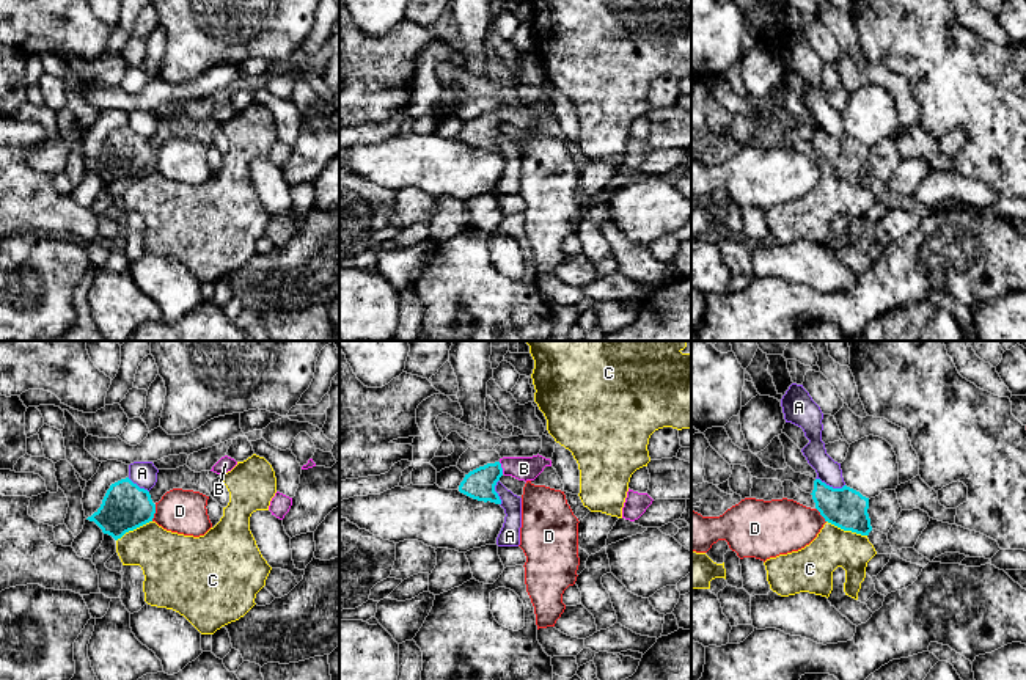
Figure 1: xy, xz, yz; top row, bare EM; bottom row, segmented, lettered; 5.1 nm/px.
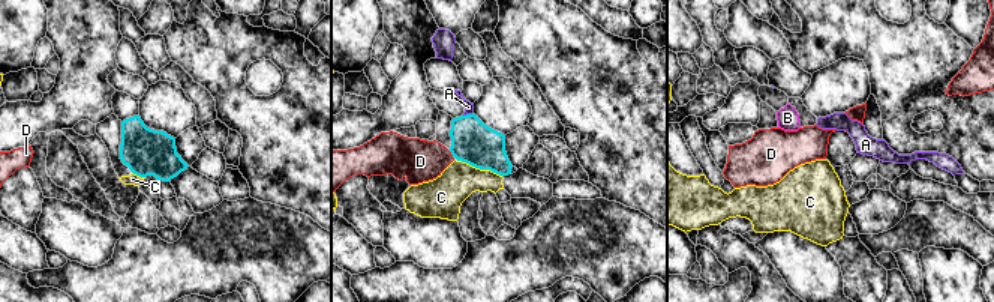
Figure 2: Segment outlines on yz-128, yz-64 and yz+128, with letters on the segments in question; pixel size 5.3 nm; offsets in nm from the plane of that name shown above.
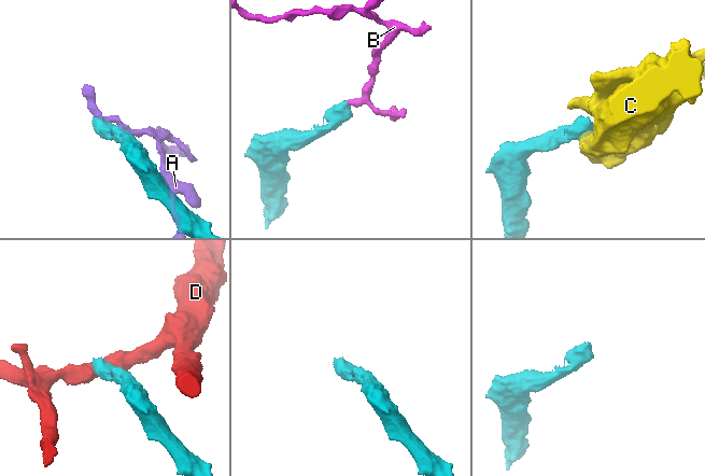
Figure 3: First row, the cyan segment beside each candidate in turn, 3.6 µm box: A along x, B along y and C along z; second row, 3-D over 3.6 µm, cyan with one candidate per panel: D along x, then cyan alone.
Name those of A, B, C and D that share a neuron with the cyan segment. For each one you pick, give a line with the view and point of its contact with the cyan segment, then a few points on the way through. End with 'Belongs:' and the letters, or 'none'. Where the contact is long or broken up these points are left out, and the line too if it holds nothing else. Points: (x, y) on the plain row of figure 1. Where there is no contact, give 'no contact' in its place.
B: contact xz (502, 116); way xz (480, 132), (492, 120), (502, 116), (523, 116)
Belongs: B

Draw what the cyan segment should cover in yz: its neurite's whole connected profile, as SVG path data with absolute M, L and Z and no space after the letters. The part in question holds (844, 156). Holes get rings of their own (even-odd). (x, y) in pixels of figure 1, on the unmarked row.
M815 127L811 143L815 157L825 170L861 184L869 184L872 179L867 162L869 146L863 144L859 140L847 133L842 137L833 137L820 127Z

